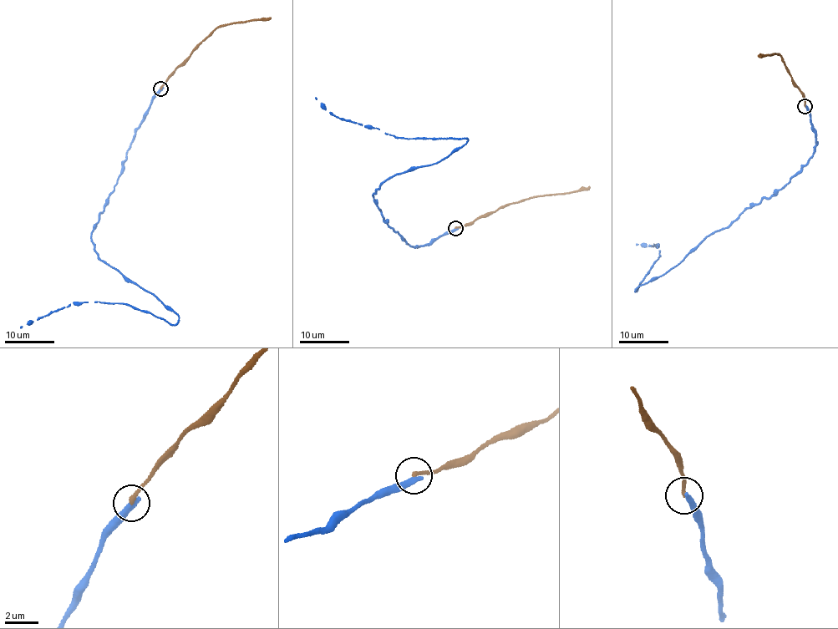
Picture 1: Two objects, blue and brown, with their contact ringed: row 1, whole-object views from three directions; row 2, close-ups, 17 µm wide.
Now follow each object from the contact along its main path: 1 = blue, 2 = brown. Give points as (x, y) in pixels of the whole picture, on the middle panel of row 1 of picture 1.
1: (455, 229), (408, 245), (372, 194), (467, 139), (395, 137), (333, 115), (315, 98)
2: (455, 227), (469, 224), (488, 213), (533, 197), (585, 190), (589, 185)

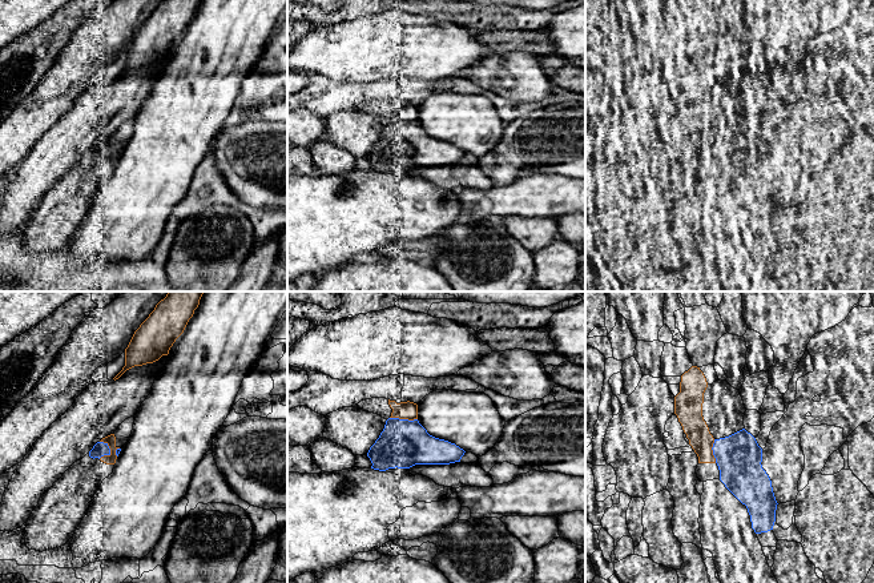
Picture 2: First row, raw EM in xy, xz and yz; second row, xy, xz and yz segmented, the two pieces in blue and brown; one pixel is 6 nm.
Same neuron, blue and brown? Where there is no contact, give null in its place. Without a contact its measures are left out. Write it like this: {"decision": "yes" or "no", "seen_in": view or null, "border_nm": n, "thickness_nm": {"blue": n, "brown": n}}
{"decision": "no", "seen_in": "xy", "border_nm": 120, "thickness_nm": {"blue": 90, "brown": 60}}

